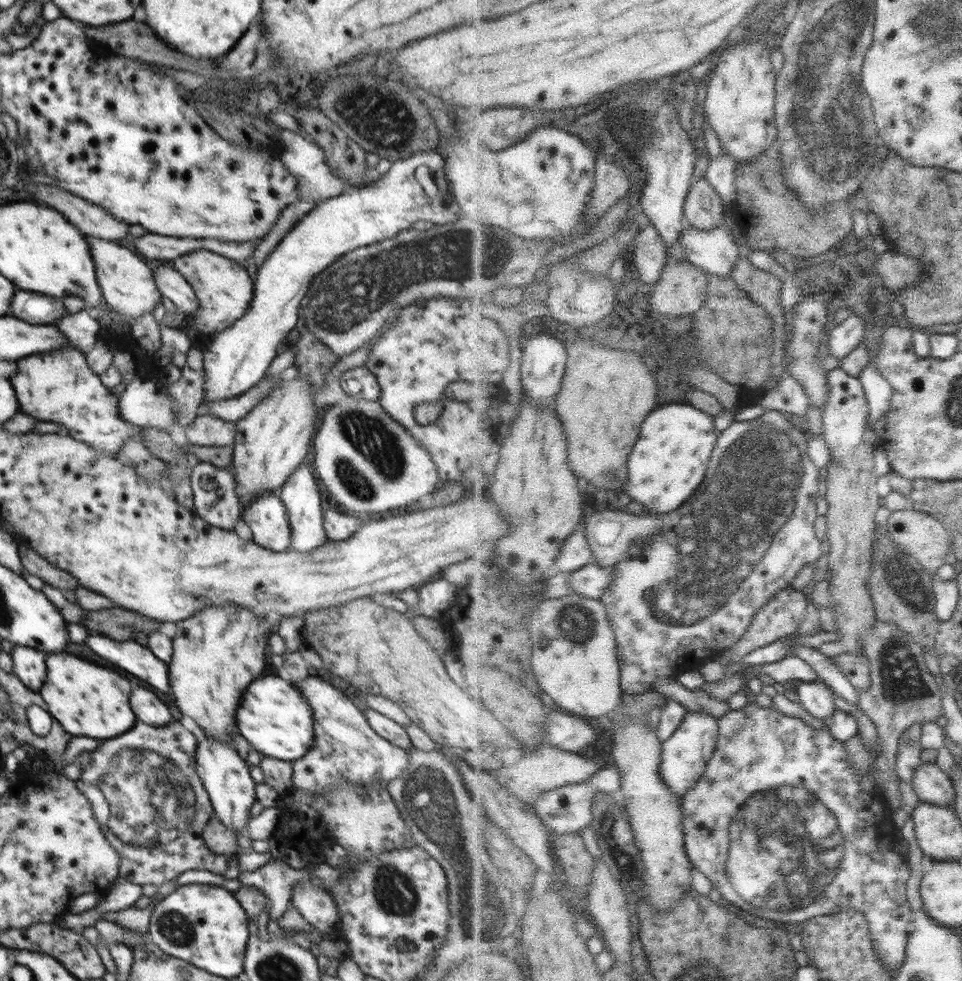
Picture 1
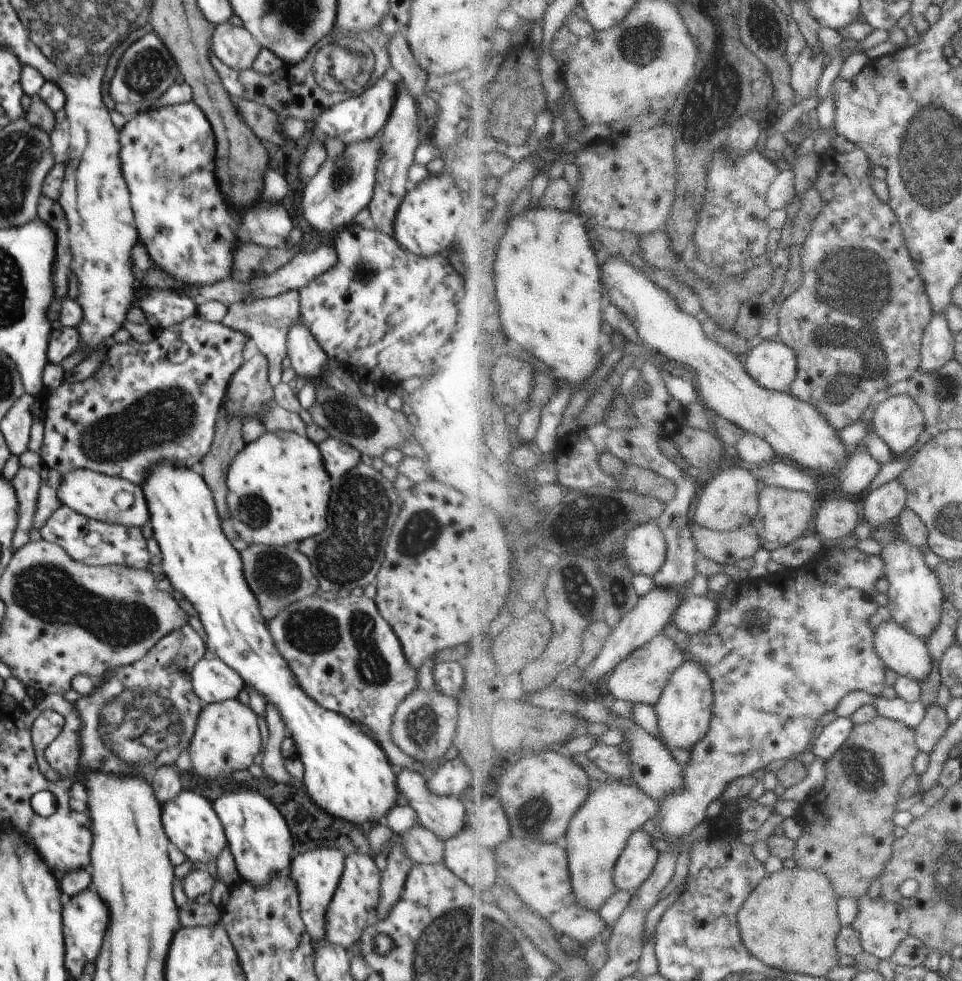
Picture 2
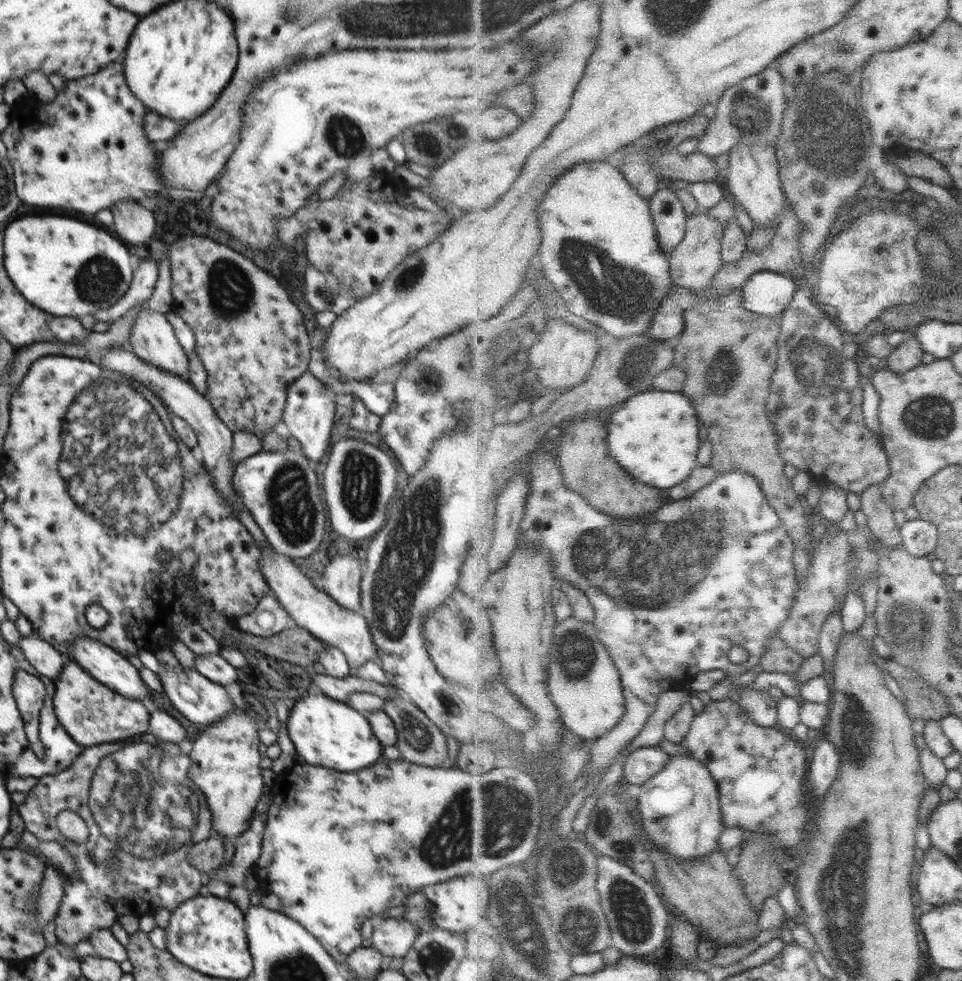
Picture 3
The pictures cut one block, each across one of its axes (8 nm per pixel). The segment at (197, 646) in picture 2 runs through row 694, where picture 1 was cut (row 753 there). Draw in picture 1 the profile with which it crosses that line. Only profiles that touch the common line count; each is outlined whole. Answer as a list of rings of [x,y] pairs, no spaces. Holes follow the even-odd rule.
[[[175,719],[164,726],[156,726],[156,728],[154,728],[154,726],[148,726],[148,724],[142,724],[142,722],[136,722],[134,728],[128,730],[124,736],[118,736],[118,738],[112,738],[112,740],[104,740],[99,746],[100,748],[89,751],[90,762],[85,767],[82,766],[82,773],[80,777],[75,780],[75,783],[78,784],[79,791],[83,792],[90,801],[95,819],[99,822],[100,828],[104,828],[103,833],[106,836],[106,840],[112,843],[112,846],[120,855],[120,879],[140,886],[145,884],[160,886],[165,882],[178,879],[178,877],[187,870],[208,870],[208,872],[217,875],[224,875],[228,868],[229,858],[223,854],[212,852],[203,840],[202,834],[208,821],[214,816],[215,810],[197,771],[195,758],[198,741],[197,738],[194,737],[194,734]]]

